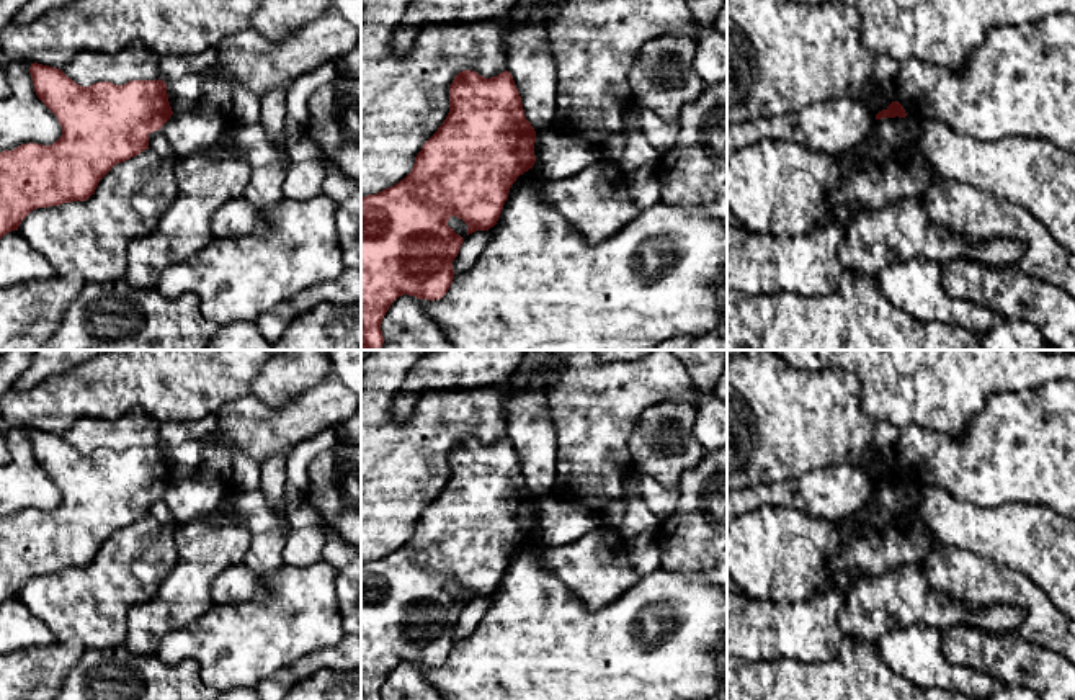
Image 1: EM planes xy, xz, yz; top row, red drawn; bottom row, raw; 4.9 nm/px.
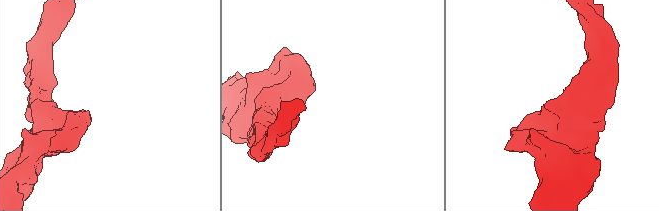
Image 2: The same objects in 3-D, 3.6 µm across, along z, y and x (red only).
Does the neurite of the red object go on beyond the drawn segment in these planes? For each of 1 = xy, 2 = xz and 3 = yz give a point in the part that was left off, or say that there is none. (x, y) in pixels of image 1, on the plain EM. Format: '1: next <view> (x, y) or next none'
1: next none
2: next none
3: next none

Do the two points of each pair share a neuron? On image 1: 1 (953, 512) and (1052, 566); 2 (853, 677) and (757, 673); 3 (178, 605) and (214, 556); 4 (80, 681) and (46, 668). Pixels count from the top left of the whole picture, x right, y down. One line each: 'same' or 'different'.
1: same
2: same
3: same
4: different

